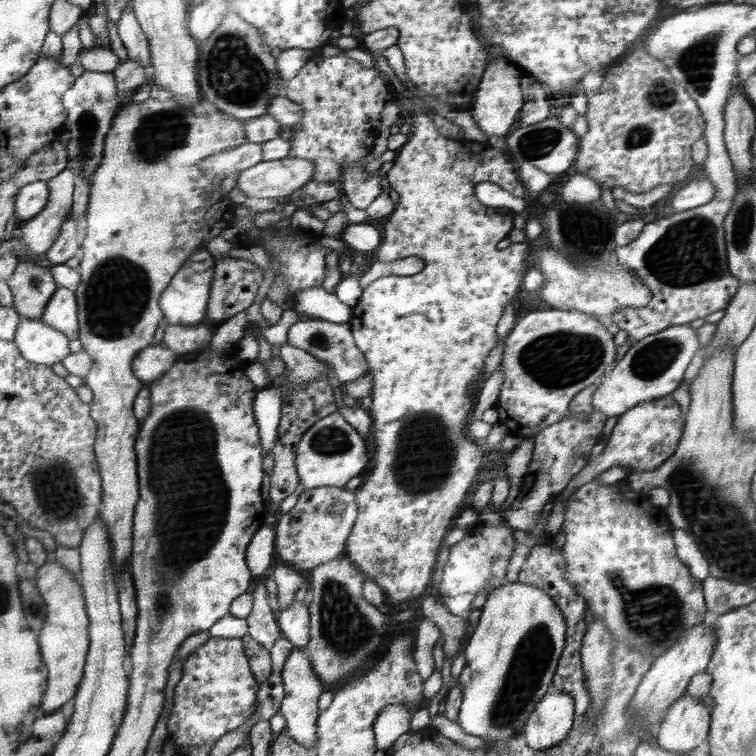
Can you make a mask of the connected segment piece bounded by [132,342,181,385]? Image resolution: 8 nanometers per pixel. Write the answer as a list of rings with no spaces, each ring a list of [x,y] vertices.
[[[157,342],[156,346],[147,346],[136,356],[132,362],[132,370],[135,371],[136,377],[149,385],[151,381],[160,378],[166,370],[170,370],[180,355],[166,347],[163,342]]]

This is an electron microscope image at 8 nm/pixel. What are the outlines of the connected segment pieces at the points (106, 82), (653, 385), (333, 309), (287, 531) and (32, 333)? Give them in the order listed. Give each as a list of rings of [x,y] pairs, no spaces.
[[[85,72],[75,78],[74,85],[63,94],[63,105],[66,107],[70,142],[67,156],[69,165],[77,175],[84,175],[92,180],[94,171],[103,160],[103,150],[106,148],[108,129],[114,124],[115,115],[120,108],[118,84],[110,72]]]
[[[689,323],[672,326],[654,336],[648,335],[631,345],[620,362],[616,362],[612,372],[592,393],[592,406],[598,413],[606,416],[607,420],[611,416],[627,413],[644,400],[670,394],[680,384],[684,370],[690,364],[696,350],[698,350],[698,338]]]
[[[322,286],[298,290],[294,305],[296,312],[338,324],[349,322],[352,314],[352,307],[340,302],[335,293],[327,292]]]
[[[322,486],[312,490],[302,489],[294,508],[277,516],[275,549],[280,560],[307,575],[324,562],[342,558],[346,554],[348,537],[358,520],[358,512],[356,494],[350,492],[350,488]]]
[[[22,318],[15,341],[23,357],[34,364],[50,366],[70,354],[69,338],[39,319]]]

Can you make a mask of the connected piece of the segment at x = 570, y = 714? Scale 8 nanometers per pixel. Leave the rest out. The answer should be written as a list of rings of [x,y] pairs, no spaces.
[[[548,690],[524,725],[530,750],[541,751],[560,744],[575,724],[575,698],[567,692]]]

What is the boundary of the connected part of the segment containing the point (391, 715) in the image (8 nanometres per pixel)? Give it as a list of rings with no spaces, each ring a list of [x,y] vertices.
[[[392,704],[387,706],[376,718],[374,729],[376,746],[385,751],[402,736],[410,732],[412,710],[406,704]]]

